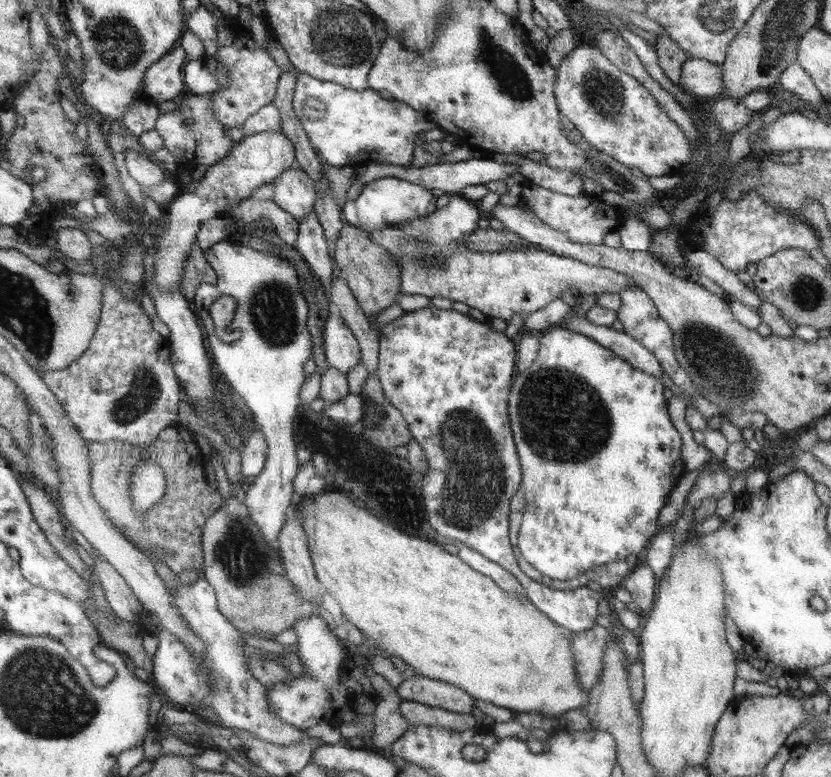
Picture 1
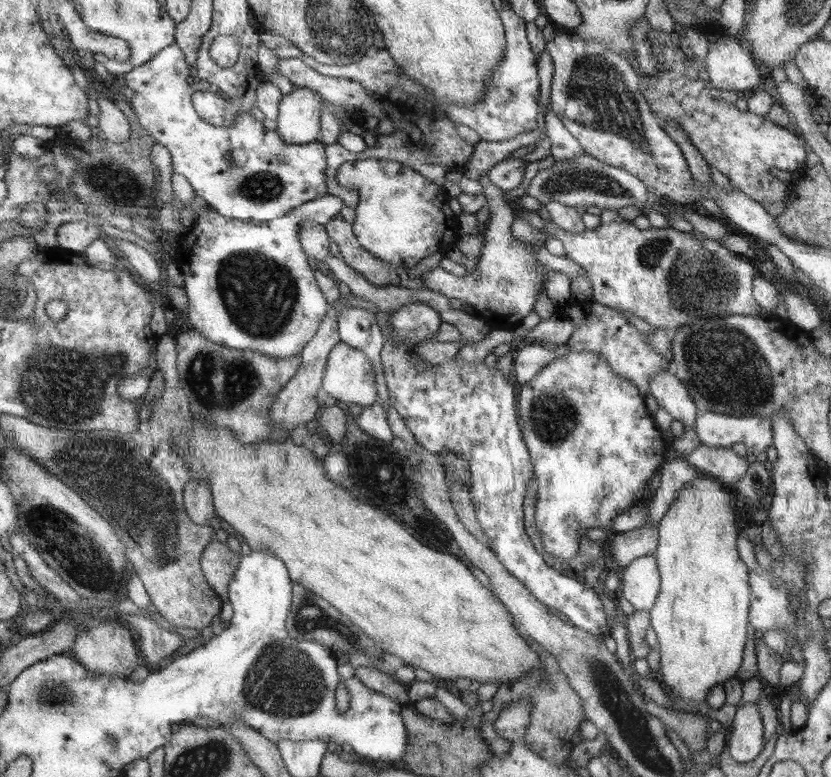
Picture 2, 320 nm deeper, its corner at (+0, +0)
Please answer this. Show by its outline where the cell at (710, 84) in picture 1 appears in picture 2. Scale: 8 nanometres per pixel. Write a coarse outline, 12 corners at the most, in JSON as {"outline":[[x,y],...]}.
{"outline":[[738,36],[710,43],[711,87],[740,93],[760,84],[758,64]]}

